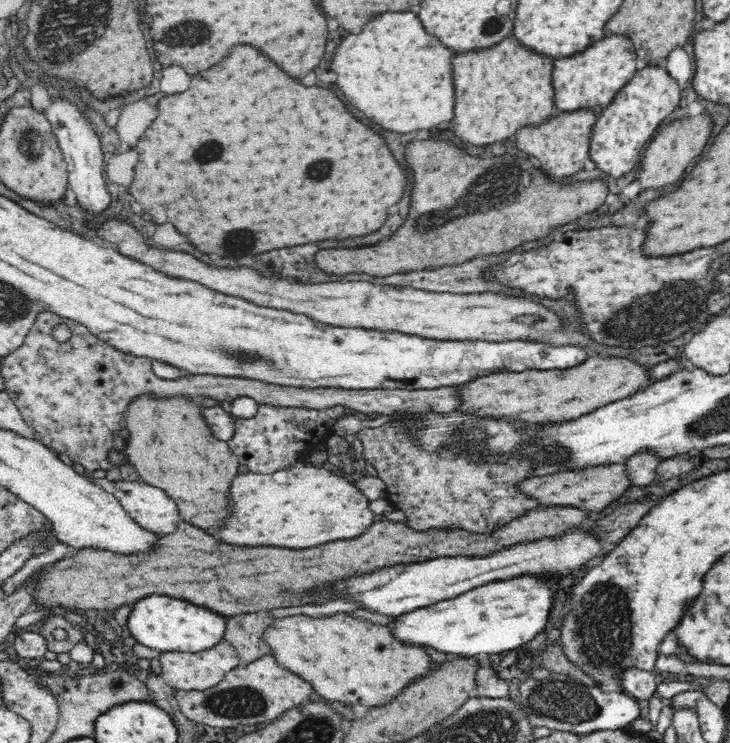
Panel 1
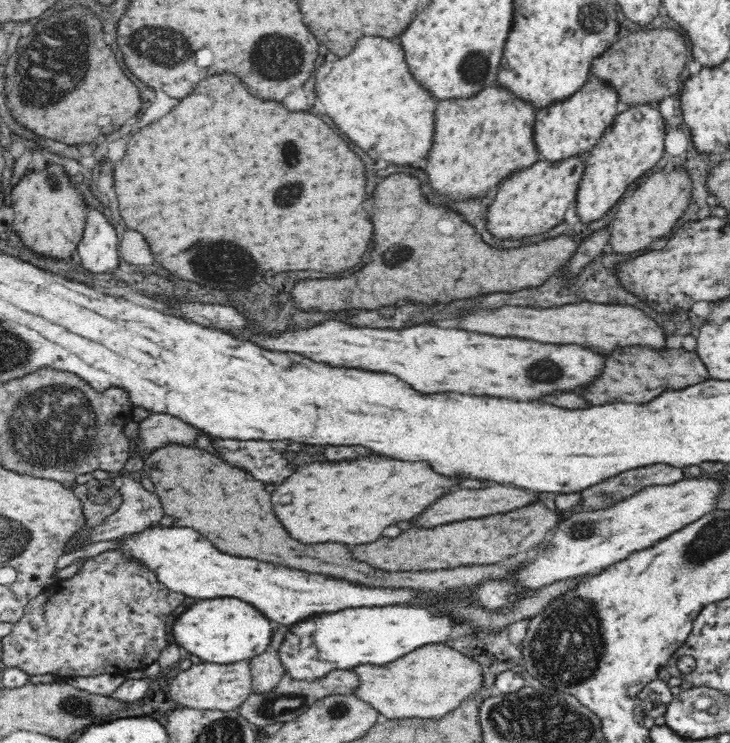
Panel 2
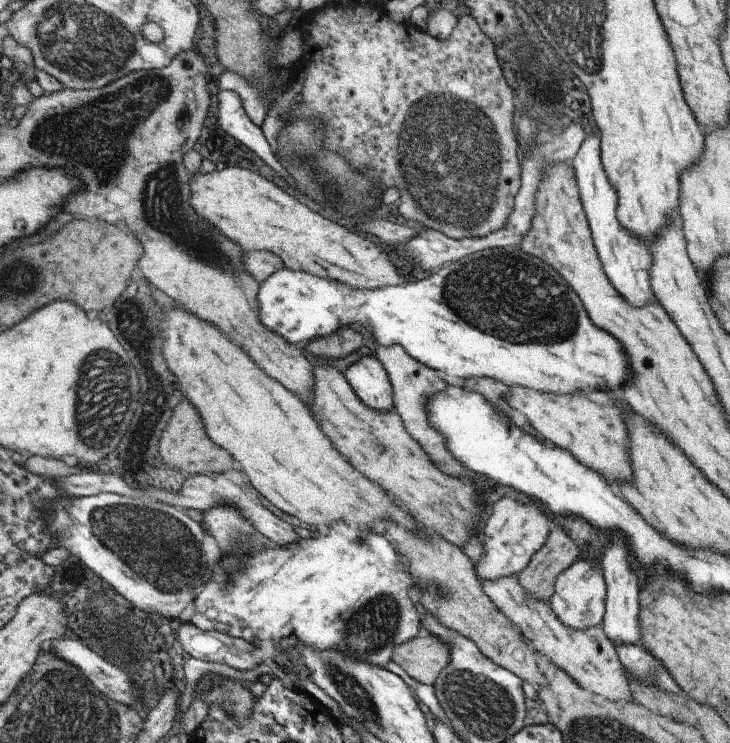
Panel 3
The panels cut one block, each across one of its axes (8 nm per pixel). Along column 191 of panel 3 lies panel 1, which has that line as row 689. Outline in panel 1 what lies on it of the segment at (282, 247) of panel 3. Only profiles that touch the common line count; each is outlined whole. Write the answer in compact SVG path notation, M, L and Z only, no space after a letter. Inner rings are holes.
M224 638L218 644L210 646L208 650L200 650L200 652L161 652L159 660L162 665L161 676L165 682L170 687L180 690L216 688L224 678L224 674L239 666L235 648Z

